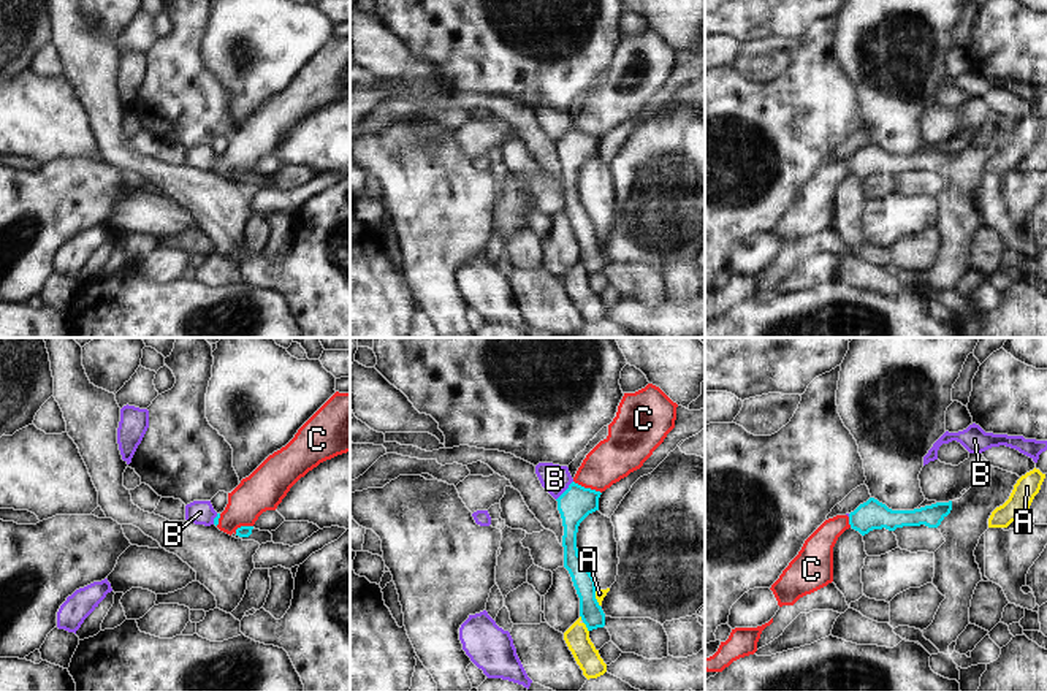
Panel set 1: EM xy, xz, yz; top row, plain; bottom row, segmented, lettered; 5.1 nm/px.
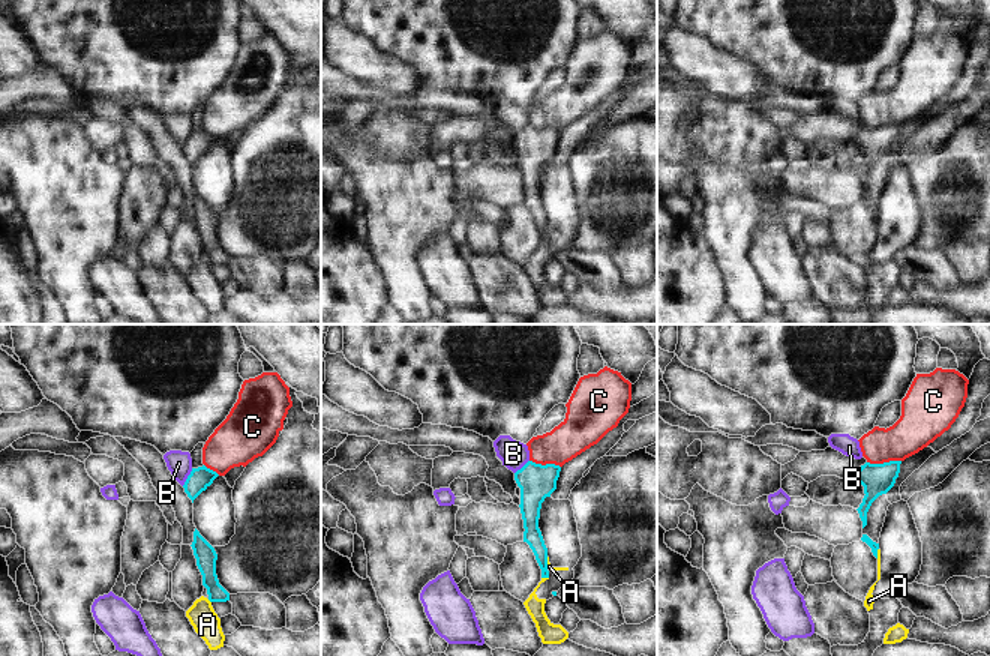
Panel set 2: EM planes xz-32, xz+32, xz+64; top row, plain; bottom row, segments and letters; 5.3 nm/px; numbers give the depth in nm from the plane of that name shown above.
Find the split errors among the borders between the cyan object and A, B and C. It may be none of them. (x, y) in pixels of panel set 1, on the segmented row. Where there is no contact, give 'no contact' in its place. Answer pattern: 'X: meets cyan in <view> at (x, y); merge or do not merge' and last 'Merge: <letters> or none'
A: meets cyan in xz at (594, 595); do not merge
B: meets cyan in xz at (566, 490); do not merge
C: meets cyan in xz at (588, 488); do not merge
Merge: none

